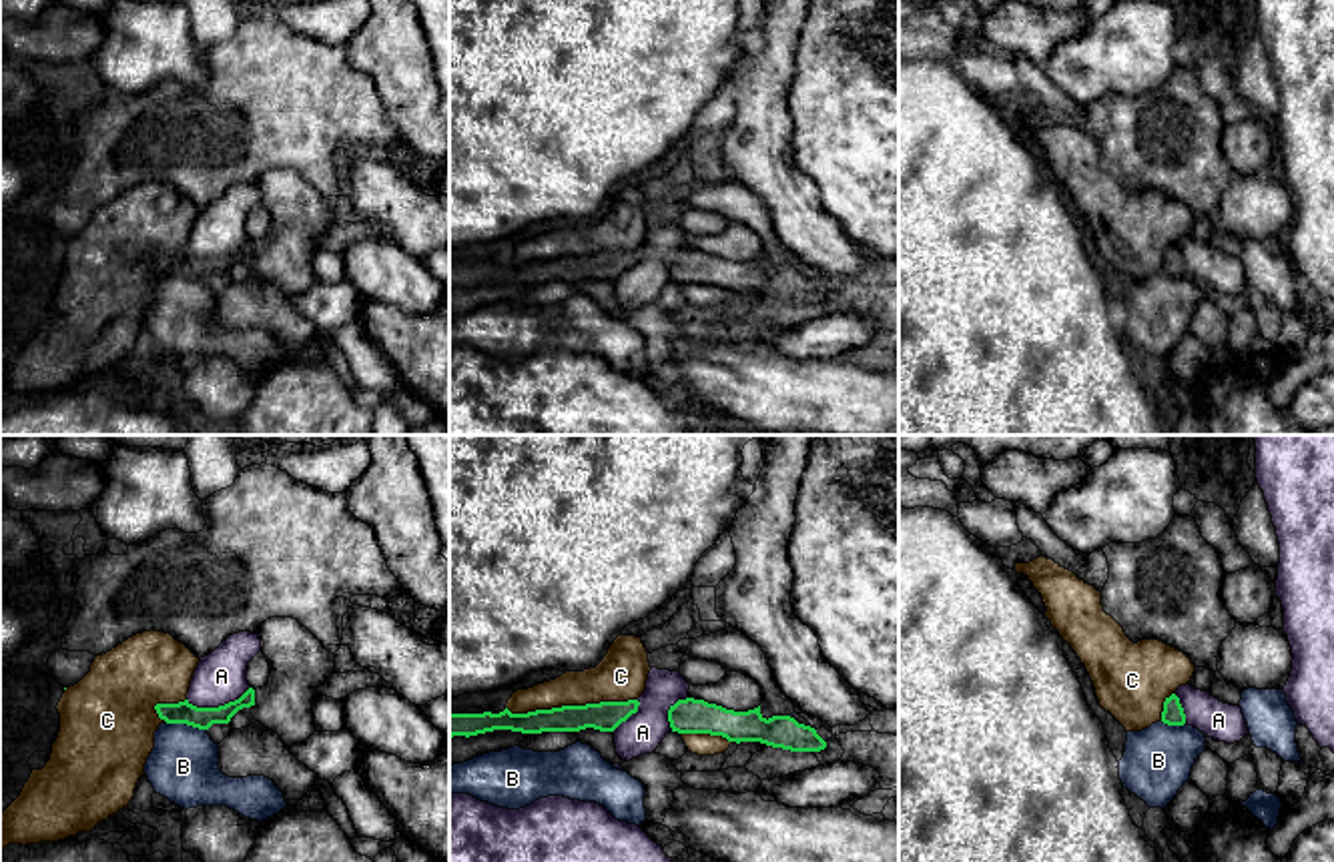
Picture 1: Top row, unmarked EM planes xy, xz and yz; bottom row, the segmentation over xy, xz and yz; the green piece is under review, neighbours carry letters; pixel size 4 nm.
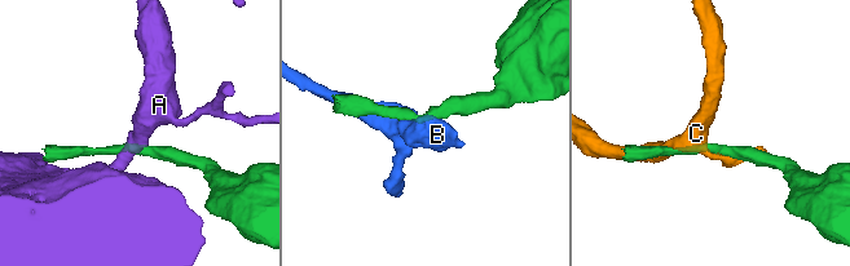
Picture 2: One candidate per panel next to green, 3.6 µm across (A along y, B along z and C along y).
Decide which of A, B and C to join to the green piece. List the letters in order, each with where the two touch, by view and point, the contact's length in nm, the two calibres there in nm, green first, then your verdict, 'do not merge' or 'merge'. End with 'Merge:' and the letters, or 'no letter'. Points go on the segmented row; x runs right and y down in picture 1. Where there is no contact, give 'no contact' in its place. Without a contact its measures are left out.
A: contact xy (219, 706); length 260 nm; calibres 90 and 200 nm; do not merge
B: contact xy (187, 724); length 160 nm; calibres 90 and 280 nm; do not merge
C: contact xz (570, 706); length 550 nm; calibres 120 and 200 nm; do not merge
Merge: no letter

